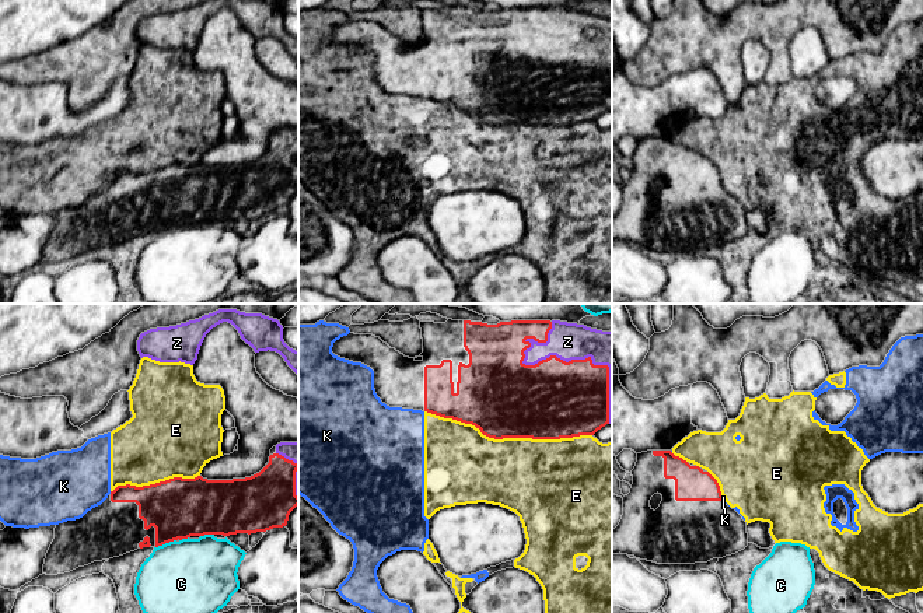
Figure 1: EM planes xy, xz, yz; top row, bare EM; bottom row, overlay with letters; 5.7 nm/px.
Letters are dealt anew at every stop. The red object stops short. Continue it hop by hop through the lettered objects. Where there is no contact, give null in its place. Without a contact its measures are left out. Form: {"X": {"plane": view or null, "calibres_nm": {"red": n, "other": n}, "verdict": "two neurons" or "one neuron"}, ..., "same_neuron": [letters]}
{"C": {"plane": "xy", "calibres_nm": {"red": 360, "other": 440}, "verdict": "two neurons"}, "E": {"plane": "xz", "calibres_nm": {"red": 460, "other": 440}, "verdict": "two neurons"}, "K": {"plane": "yz", "calibres_nm": {"red": 190, "other": 20}, "verdict": "two neurons"}, "Z": {"plane": "xz", "calibres_nm": {"red": 440, "other": 220}, "verdict": "one neuron"}, "same_neuron": ["Z"]}

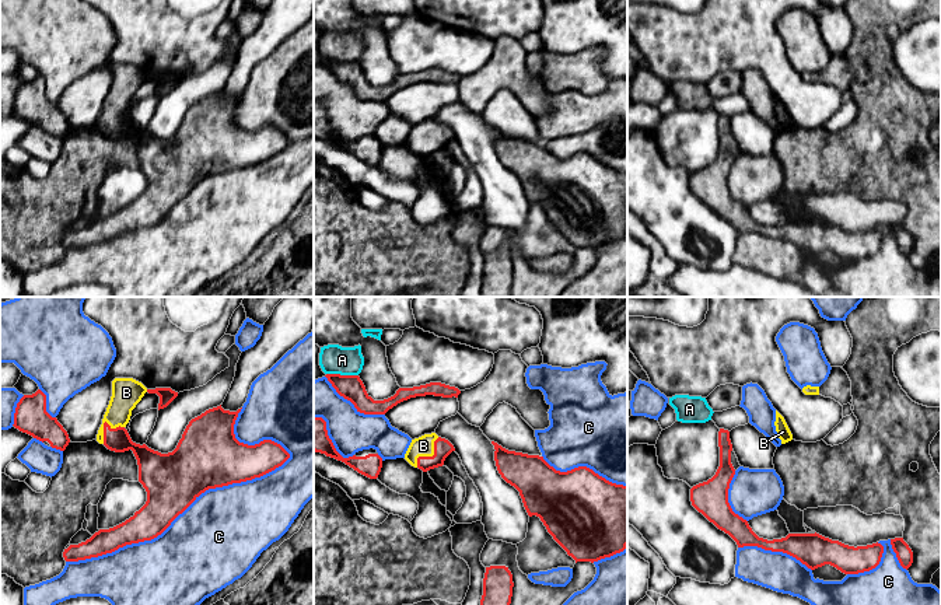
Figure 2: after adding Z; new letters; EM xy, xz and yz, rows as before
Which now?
{"A": {"plane": "xz", "calibres_nm": {"red": 140, "other": 170}, "verdict": "one neuron"}, "B": {"plane": "xz", "calibres_nm": {"red": 100, "other": 120}, "verdict": "one neuron"}, "C": {"plane": "xy", "calibres_nm": {"red": 320, "other": 500}, "verdict": "two neurons"}, "same_neuron": ["A", "B"]}

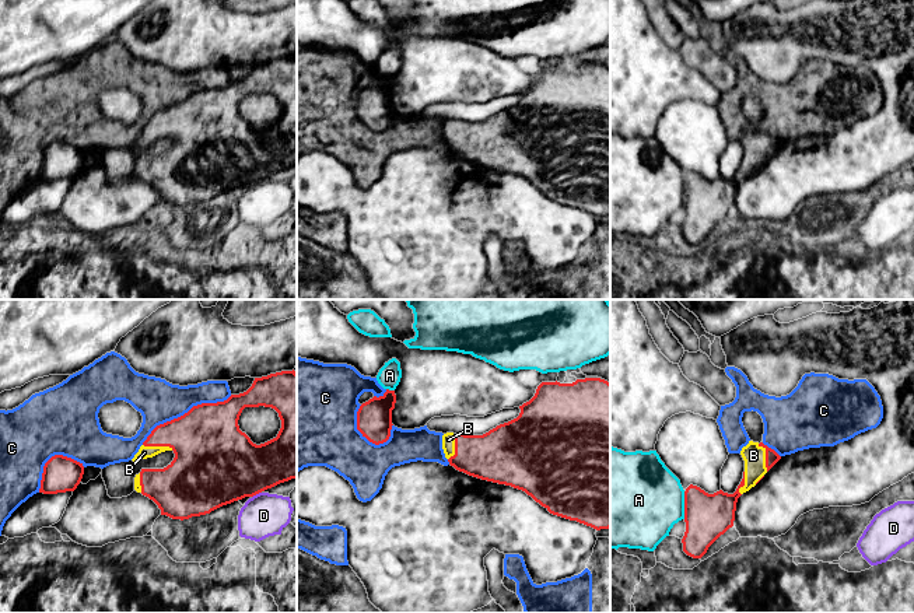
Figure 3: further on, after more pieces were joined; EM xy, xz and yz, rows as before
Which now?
{"A": {"plane": "yz", "calibres_nm": {"red": 260, "other": 460}, "verdict": "two neurons"}, "B": {"plane": "yz", "calibres_nm": {"red": 80, "other": 130}, "verdict": "one neuron"}, "C": {"plane": "xy", "calibres_nm": {"red": 400, "other": 240}, "verdict": "two neurons"}, "D": {"plane": "xy", "calibres_nm": {"red": 440, "other": 240}, "verdict": "two neurons"}, "same_neuron": ["B"]}

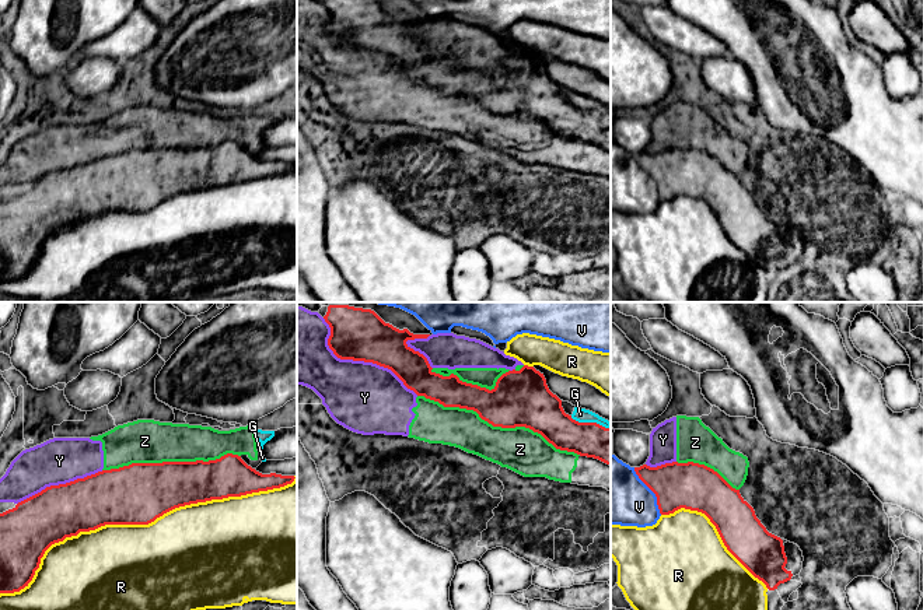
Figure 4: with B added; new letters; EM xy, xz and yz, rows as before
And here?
{"G": {"plane": "xz", "calibres_nm": {"red": 200, "other": 80}, "verdict": "two neurons"}, "R": {"plane": "xy", "calibres_nm": {"red": 360, "other": 500}, "verdict": "two neurons"}, "V": {"plane": "yz", "calibres_nm": {"red": 260, "other": 360}, "verdict": "two neurons"}, "Y": {"plane": "xz", "calibres_nm": {"red": 300, "other": 400}, "verdict": "two neurons"}, "Z": {"plane": "xz", "calibres_nm": {"red": 320, "other": 260}, "verdict": "two neurons"}, "same_neuron": []}

